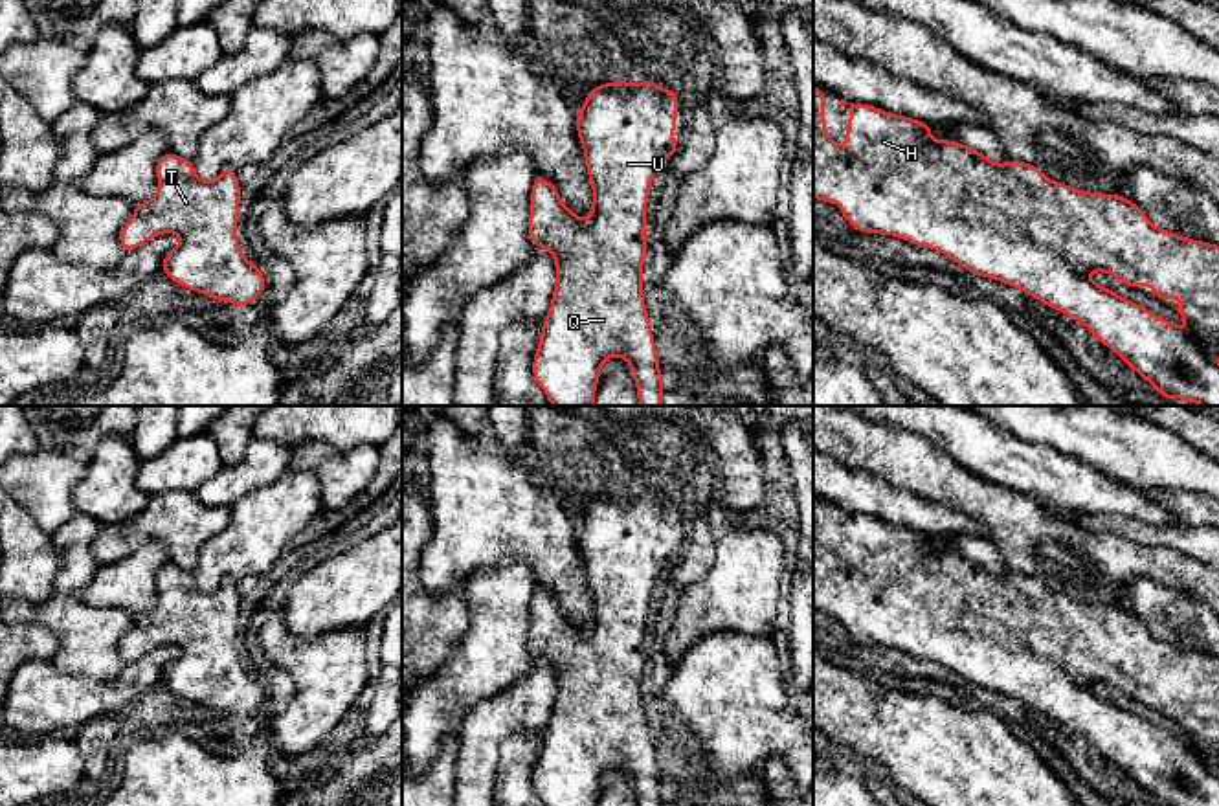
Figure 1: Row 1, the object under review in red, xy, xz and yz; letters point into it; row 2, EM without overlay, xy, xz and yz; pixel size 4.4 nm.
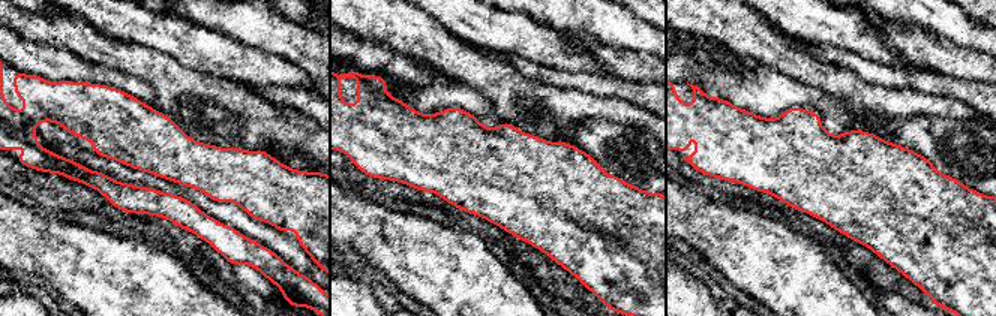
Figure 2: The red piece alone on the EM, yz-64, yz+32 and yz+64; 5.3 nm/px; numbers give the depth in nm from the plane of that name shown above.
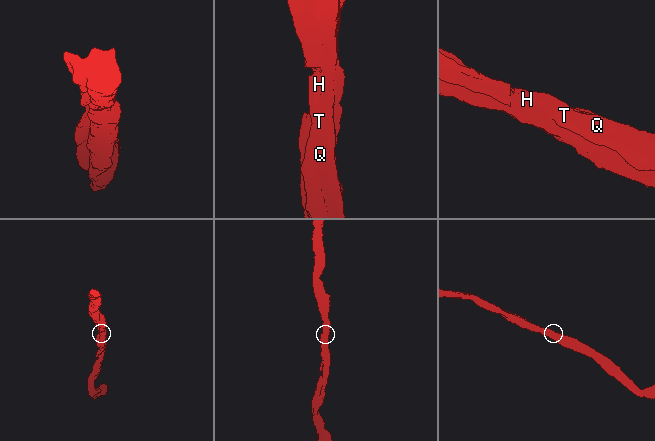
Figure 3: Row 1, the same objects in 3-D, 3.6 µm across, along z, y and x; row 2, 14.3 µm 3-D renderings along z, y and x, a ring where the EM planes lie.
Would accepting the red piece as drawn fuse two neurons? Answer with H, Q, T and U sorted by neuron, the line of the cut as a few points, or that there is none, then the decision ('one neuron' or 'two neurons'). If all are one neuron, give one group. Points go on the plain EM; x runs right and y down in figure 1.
groups H Q T U; cut none; one neuron

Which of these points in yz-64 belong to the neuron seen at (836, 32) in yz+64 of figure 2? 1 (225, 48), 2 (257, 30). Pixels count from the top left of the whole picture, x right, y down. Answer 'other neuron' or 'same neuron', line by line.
1: same neuron
2: other neuron

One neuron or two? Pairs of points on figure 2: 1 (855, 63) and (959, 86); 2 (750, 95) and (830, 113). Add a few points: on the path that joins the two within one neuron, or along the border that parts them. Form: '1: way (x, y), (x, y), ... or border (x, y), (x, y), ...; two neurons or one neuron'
1: way (881, 75), (915, 77), (933, 83); one neuron
2: way (770, 95), (801, 95), (810, 99); one neuron

